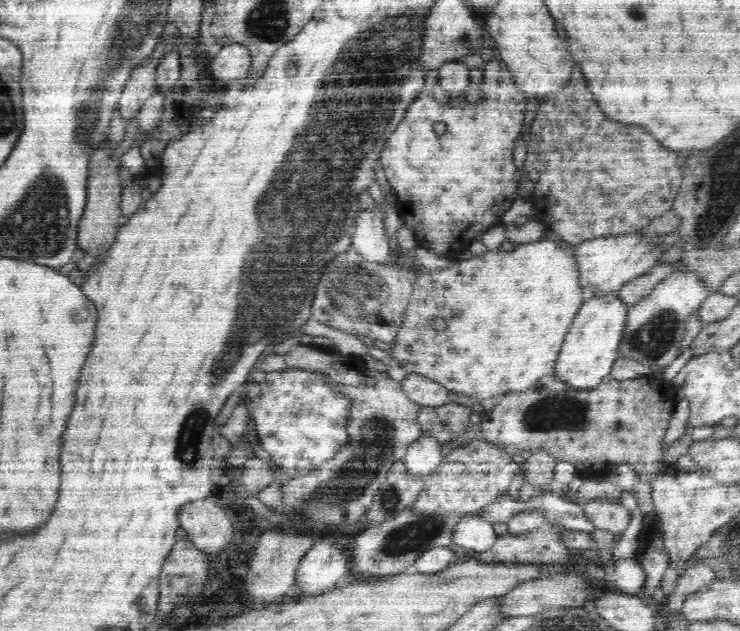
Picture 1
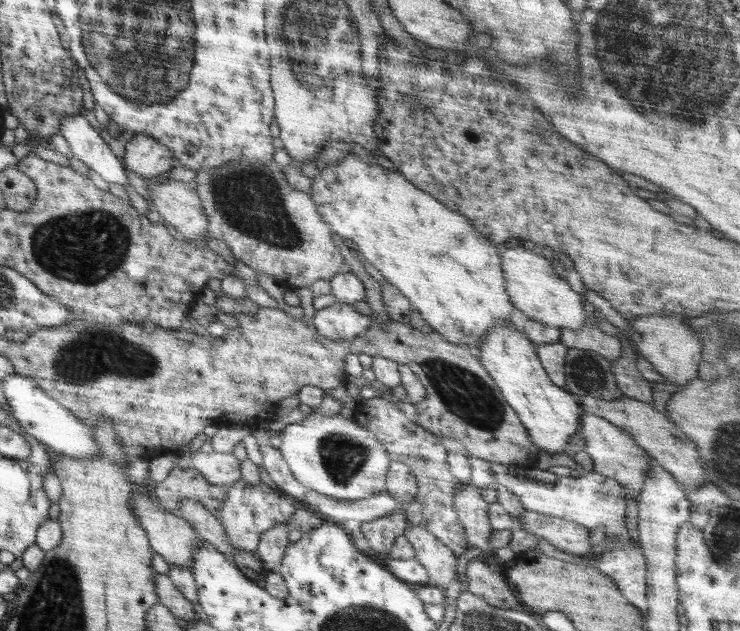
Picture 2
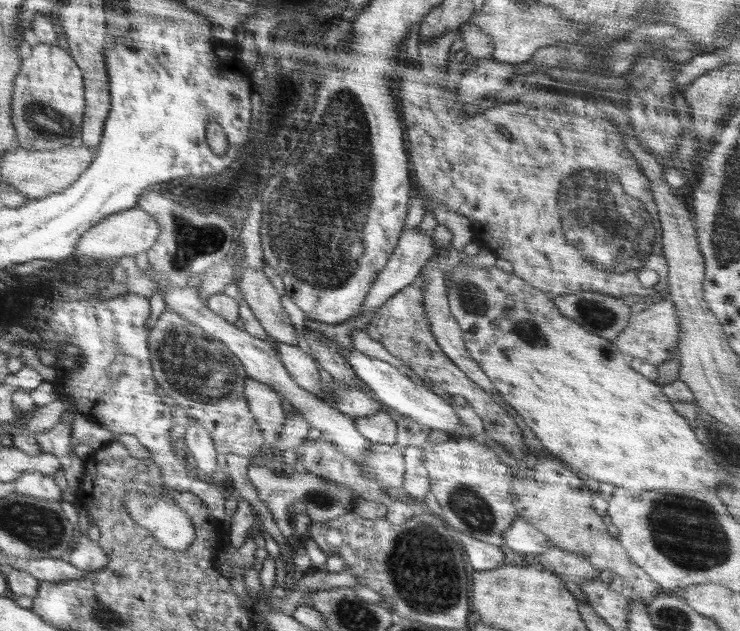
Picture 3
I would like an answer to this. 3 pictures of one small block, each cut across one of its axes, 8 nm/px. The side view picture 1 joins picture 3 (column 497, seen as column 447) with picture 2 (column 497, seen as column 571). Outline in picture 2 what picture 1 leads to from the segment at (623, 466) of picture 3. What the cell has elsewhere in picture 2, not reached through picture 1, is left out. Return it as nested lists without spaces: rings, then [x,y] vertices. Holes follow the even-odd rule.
[[[346,154],[338,164],[324,168],[316,175],[310,187],[310,198],[315,202],[316,211],[331,226],[333,233],[354,242],[363,259],[398,288],[433,330],[440,332],[447,341],[466,344],[474,351],[484,334],[496,324],[511,322],[510,314],[516,307],[506,291],[499,246],[483,238],[466,216],[446,208],[400,173],[378,165],[369,156]]]

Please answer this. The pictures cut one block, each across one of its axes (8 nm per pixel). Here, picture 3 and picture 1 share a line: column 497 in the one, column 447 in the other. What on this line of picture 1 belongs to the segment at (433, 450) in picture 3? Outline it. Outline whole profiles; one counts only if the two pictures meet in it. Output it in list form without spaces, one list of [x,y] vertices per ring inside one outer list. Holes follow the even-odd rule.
[[[479,437],[464,448],[452,450],[426,479],[418,500],[410,508],[384,523],[371,524],[348,540],[351,547],[350,573],[383,578],[400,575],[410,571],[410,566],[422,552],[450,546],[454,528],[462,518],[480,515],[486,506],[507,495],[517,467],[518,460],[514,456]]]

